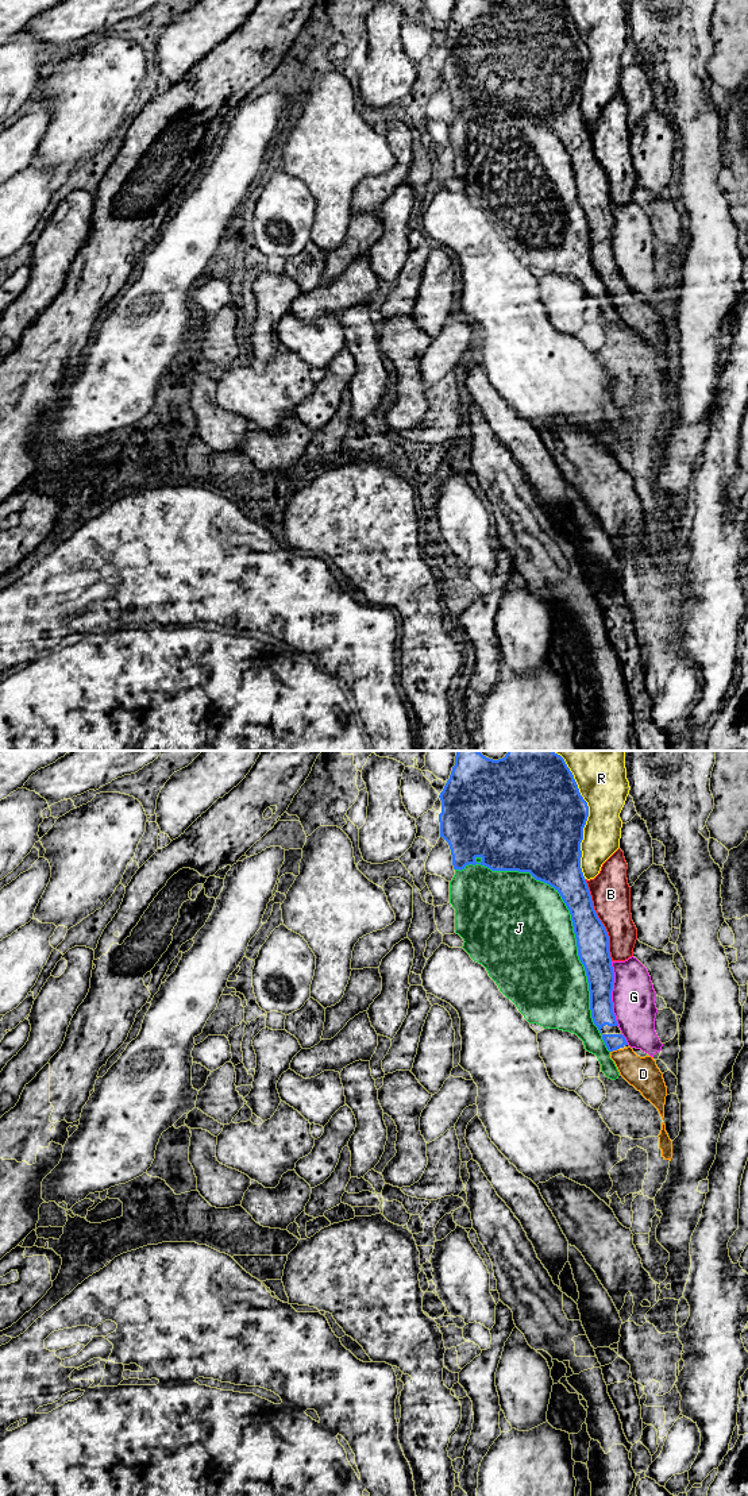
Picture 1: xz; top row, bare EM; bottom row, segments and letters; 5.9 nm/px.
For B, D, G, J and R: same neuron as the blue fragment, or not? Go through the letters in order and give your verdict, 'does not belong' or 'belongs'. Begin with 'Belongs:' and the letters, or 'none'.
Belongs: D
B: does not belong
D: belongs
G: does not belong
J: does not belong
R: does not belong

